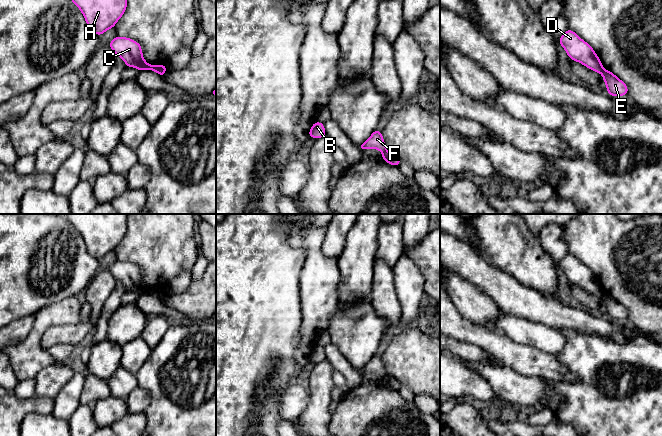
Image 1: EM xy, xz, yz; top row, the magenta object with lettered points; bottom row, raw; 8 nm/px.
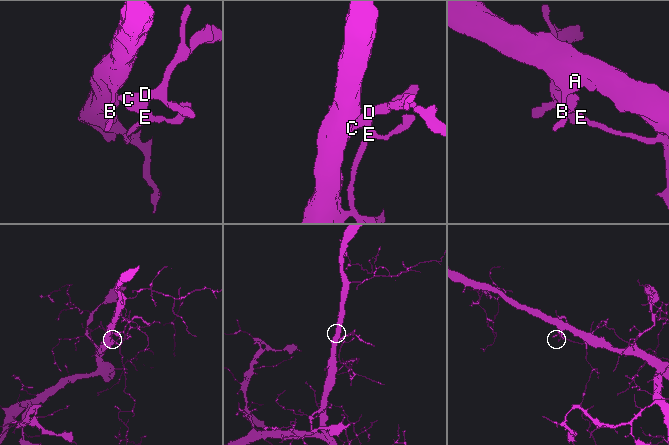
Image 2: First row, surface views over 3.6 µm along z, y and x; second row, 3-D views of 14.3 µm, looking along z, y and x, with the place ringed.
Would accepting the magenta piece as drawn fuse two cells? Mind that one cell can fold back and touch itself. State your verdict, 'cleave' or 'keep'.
cleave

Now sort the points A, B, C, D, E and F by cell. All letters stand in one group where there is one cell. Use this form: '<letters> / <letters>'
A B E / C D F

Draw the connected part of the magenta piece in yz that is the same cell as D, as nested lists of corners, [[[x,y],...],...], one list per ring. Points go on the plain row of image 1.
[[[568,253],[558,265],[571,284],[577,285],[597,297],[603,297],[603,289],[593,272],[574,255]]]

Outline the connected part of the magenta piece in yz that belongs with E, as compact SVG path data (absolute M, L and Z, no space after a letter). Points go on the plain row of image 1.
M604 294L602 297L603 304L606 307L607 316L611 320L627 320L628 311L617 300L608 294Z

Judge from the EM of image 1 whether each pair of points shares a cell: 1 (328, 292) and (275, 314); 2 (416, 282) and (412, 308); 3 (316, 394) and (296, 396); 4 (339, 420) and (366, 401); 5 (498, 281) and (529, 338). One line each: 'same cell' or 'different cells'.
1: different cells
2: same cell
3: different cells
4: same cell
5: different cells

